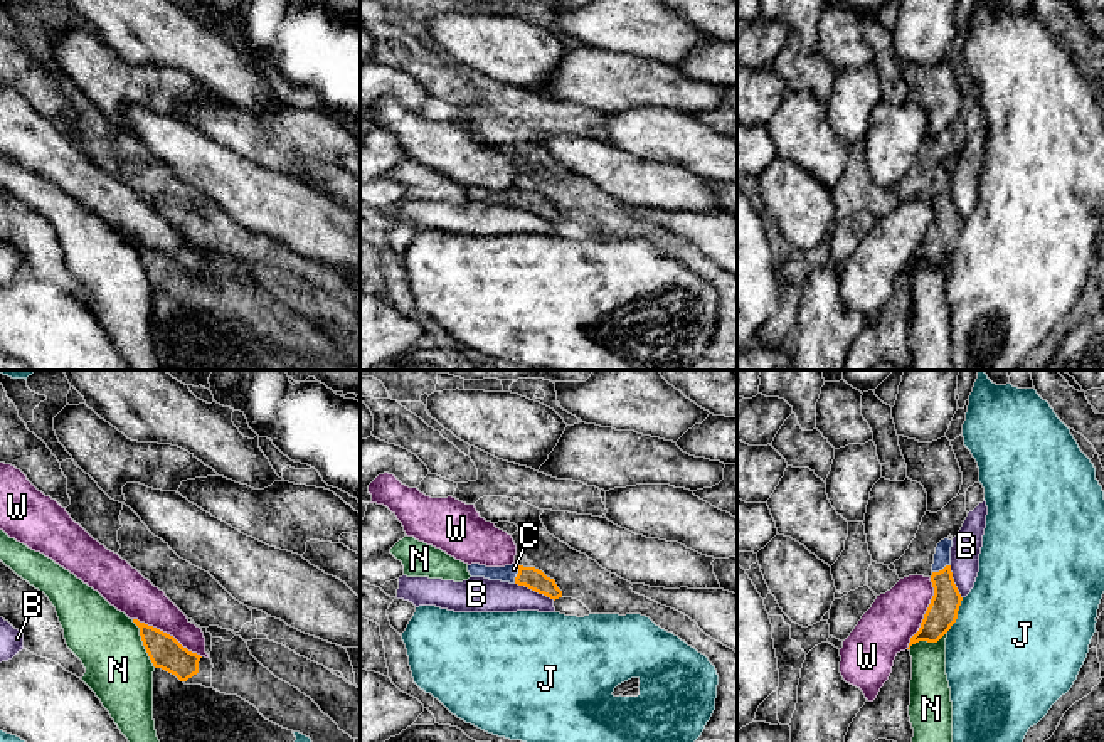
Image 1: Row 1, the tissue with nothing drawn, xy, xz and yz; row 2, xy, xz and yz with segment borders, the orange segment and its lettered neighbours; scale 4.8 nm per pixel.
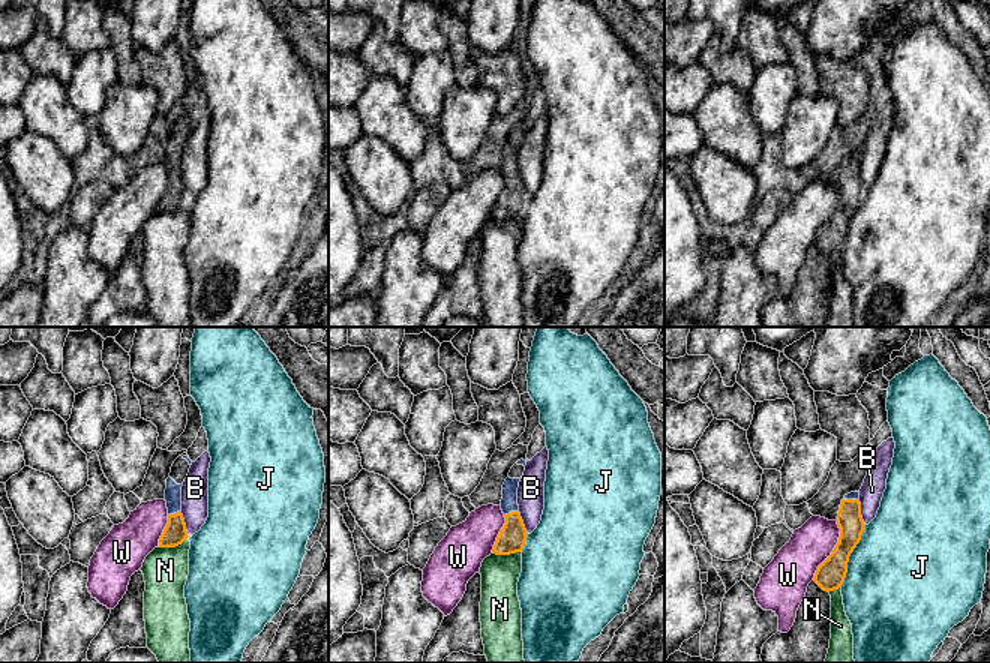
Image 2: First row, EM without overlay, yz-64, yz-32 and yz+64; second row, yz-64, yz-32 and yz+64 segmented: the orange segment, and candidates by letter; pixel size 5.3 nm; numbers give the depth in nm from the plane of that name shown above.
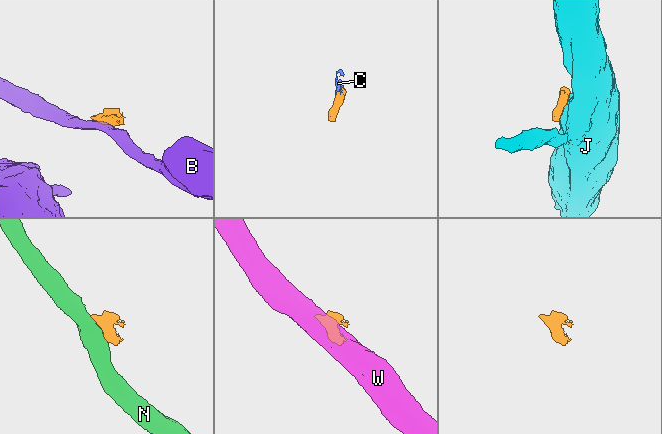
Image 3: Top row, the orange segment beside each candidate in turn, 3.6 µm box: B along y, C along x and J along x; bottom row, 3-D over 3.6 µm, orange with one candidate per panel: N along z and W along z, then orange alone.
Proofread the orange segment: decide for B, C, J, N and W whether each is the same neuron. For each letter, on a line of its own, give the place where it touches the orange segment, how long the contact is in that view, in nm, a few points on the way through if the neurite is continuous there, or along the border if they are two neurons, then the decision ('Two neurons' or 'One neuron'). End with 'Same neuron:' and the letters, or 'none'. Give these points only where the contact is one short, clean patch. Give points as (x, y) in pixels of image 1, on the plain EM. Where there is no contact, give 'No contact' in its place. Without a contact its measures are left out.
B: Touches orange at xz (536, 214). Shared border 200 nm. Boundary: xz (515, 206), (554, 222). Two neurons
C: Touches orange at xz (517, 197). Shared border 90 nm. Path across: xz (530, 201), (517, 197), (509, 196). One neuron
J: Touches orange at yz (956, 238). Shared border 190 nm. Two neurons
N: Touches orange at xy (143, 266). Shared border 260 nm. Two neurons
W: Touches orange at yz (926, 236). Shared border 360 nm. Two neurons
Same neuron: C

